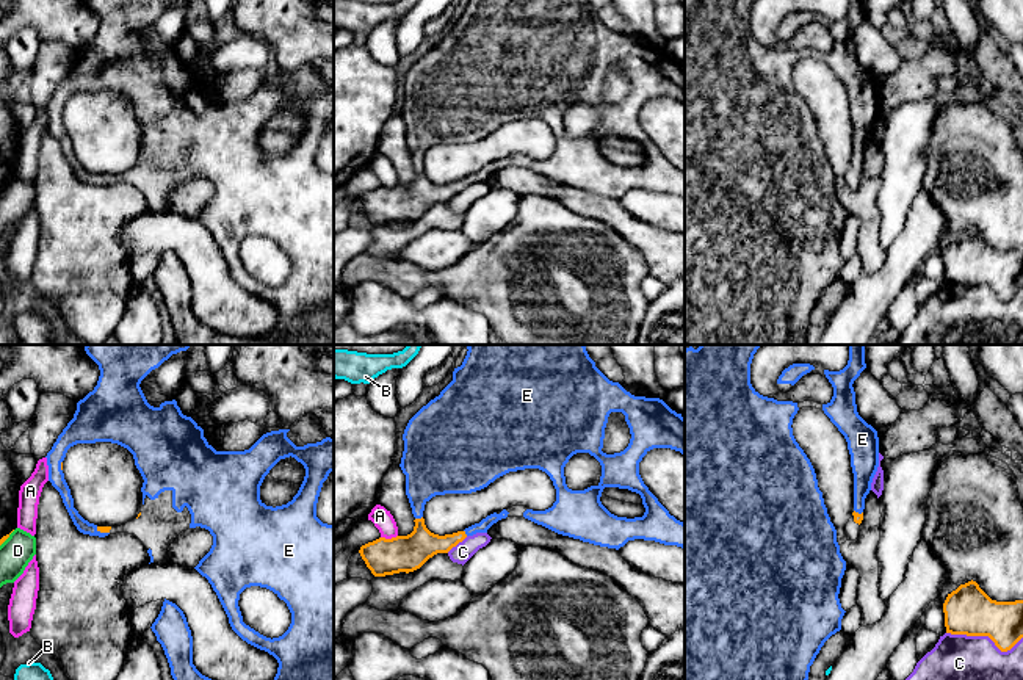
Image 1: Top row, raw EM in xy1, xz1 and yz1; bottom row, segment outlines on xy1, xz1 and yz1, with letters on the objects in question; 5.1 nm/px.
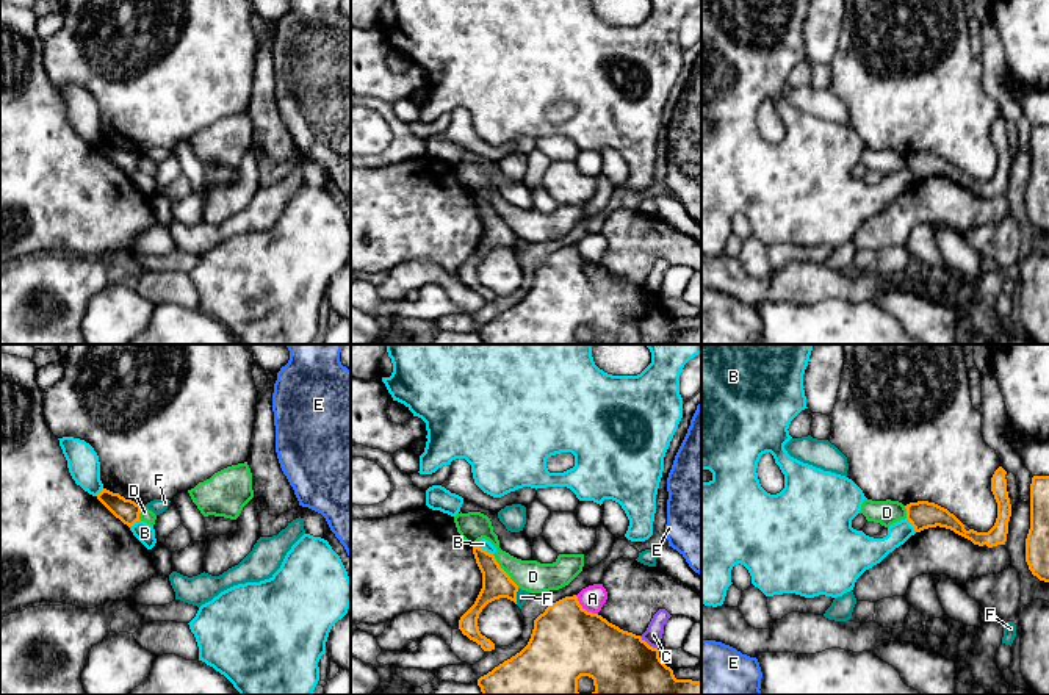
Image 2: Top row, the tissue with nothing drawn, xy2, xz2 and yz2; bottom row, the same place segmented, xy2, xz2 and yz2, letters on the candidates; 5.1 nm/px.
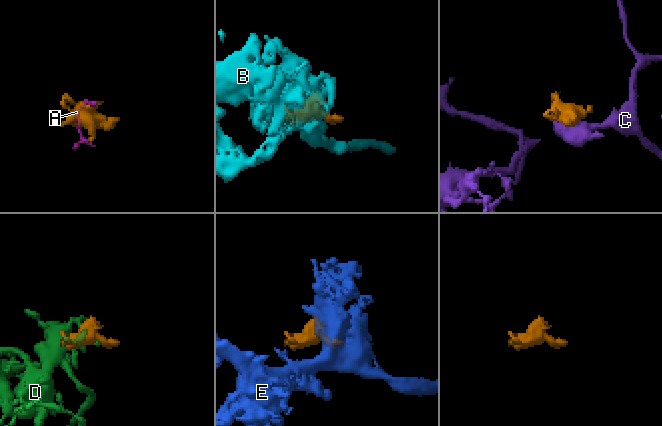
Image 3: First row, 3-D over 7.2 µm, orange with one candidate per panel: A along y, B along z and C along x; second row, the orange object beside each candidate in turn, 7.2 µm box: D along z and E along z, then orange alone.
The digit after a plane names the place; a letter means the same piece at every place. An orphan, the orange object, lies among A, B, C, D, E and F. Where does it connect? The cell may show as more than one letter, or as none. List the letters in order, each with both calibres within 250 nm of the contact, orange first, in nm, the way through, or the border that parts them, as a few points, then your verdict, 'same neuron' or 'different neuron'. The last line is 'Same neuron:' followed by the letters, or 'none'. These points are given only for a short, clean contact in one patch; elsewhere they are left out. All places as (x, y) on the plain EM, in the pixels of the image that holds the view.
A: 380 nm thick on the orange side, 130 nm on the other; different neuron
B: 150 nm thick on the orange side, 50 nm on the other; different neuron
C: 240 nm thick on the orange side, 460 nm on the other; different neuron
D: 150 nm thick on the orange side, 160 nm on the other; different neuron
E: 190 nm thick on the orange side, 240 nm on the other; same neuron
F: 150 nm thick on the orange side, 60 nm on the other; border along xz2 (519, 238), (515, 252); different neuron
Same neuron: E

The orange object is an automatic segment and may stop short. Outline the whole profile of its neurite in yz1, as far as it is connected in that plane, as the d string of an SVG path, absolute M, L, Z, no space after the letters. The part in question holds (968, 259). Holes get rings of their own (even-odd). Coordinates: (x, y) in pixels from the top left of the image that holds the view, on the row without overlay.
M973 229L948 243L943 262L946 282L989 285L1001 301L1023 287L1023 249L992 249Z

